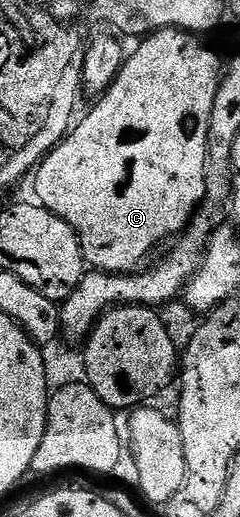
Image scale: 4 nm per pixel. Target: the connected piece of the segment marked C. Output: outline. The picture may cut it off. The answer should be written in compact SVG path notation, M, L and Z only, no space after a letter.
M167 27L163 31L154 31L148 37L142 38L140 42L138 42L141 44L139 44L134 51L131 51L131 54L128 56L128 58L126 58L125 64L121 66L120 73L115 77L115 81L109 87L108 91L106 91L100 99L96 100L96 102L92 104L93 108L91 108L90 111L82 117L81 124L79 124L79 119L79 122L72 128L72 130L70 130L69 134L66 135L65 138L62 139L61 142L58 143L57 146L54 147L44 159L41 160L39 166L36 168L35 174L32 176L32 179L34 178L33 191L35 194L37 194L37 196L35 196L36 202L40 204L40 206L46 207L46 209L51 213L55 213L55 217L59 217L63 221L67 221L67 225L71 225L71 229L77 234L78 241L81 242L81 251L83 254L85 254L86 264L88 264L90 268L99 271L107 271L110 273L136 272L138 268L142 266L140 263L143 262L144 259L147 258L148 255L151 254L152 251L155 250L165 238L168 237L168 235L173 235L172 237L180 236L182 232L188 228L189 224L193 222L195 216L198 214L199 208L197 208L197 206L199 206L204 199L207 199L207 178L205 179L205 171L207 172L207 168L209 167L209 126L211 125L211 113L215 109L215 97L217 96L219 85L221 84L221 76L223 74L223 59L221 63L220 57L217 56L216 49L213 47L208 47L208 45L205 44L201 39L204 38L202 38L200 34L192 31L179 31L175 27Z

